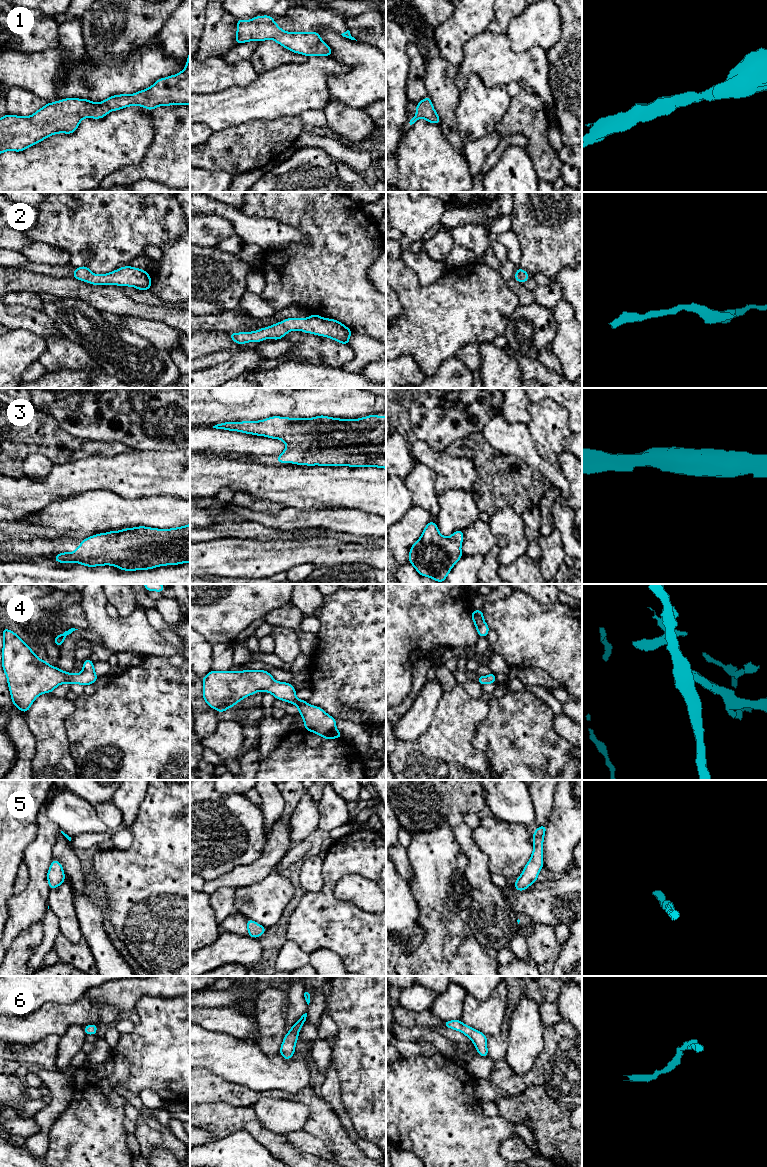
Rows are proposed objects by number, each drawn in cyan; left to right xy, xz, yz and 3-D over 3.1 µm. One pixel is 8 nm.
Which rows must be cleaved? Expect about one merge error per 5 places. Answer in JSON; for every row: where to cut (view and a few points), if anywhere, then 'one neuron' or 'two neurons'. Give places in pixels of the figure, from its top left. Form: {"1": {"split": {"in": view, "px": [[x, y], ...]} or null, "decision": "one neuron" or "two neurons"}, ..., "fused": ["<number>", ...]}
{"1": {"split": null, "decision": "one neuron"}, "2": {"split": null, "decision": "one neuron"}, "3": {"split": null, "decision": "one neuron"}, "4": {"split": null, "decision": "one neuron"}, "5": {"split": null, "decision": "one neuron"}, "6": {"split": null, "decision": "one neuron"}, "fused": []}

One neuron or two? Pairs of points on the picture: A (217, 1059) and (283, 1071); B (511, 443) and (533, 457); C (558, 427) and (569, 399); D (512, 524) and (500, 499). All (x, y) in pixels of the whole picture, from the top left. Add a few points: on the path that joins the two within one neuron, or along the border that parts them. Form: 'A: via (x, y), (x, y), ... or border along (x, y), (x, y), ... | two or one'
A: via (233, 1059), (257, 1071), (267, 1071) | one
B: via (516, 443), (528, 453) | one
C: border along (545, 398), (567, 410), (571, 431) | two
D: border along (521, 514), (509, 508), (502, 508), (490, 517) | two

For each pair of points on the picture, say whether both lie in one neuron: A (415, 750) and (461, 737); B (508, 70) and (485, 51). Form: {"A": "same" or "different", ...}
{"A": "same", "B": "same"}

